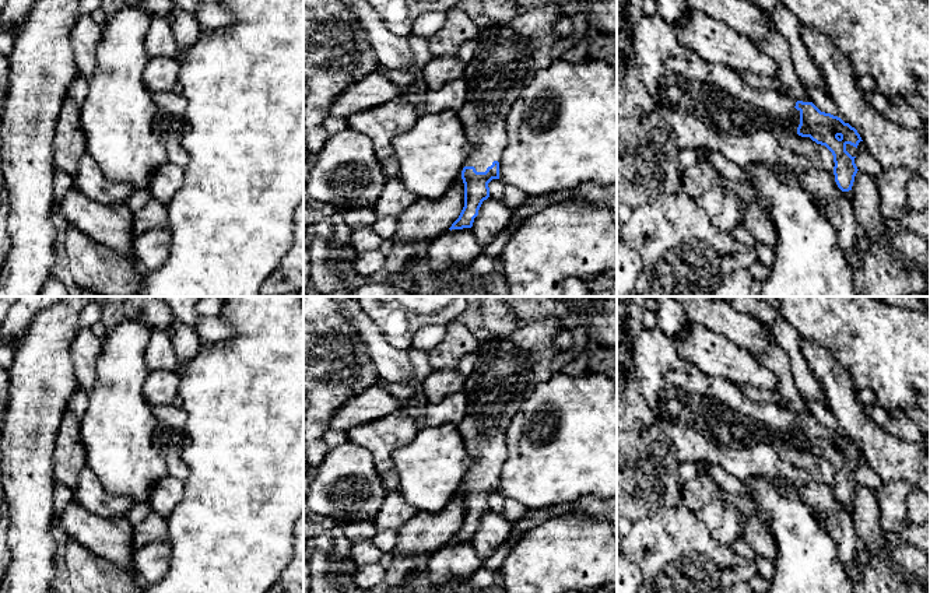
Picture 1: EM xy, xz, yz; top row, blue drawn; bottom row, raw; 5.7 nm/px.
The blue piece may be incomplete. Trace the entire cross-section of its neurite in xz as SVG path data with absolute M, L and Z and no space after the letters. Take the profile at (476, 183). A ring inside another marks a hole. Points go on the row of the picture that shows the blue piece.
M545 3L510 21L494 22L477 36L475 57L463 71L466 102L459 112L473 150L462 171L464 207L449 228L450 231L473 227L482 201L489 197L488 183L492 179L499 179L499 159L508 143L506 116L534 76L551 66L551 49L561 39L554 34L554 27L559 20L559 6L557 3Z

